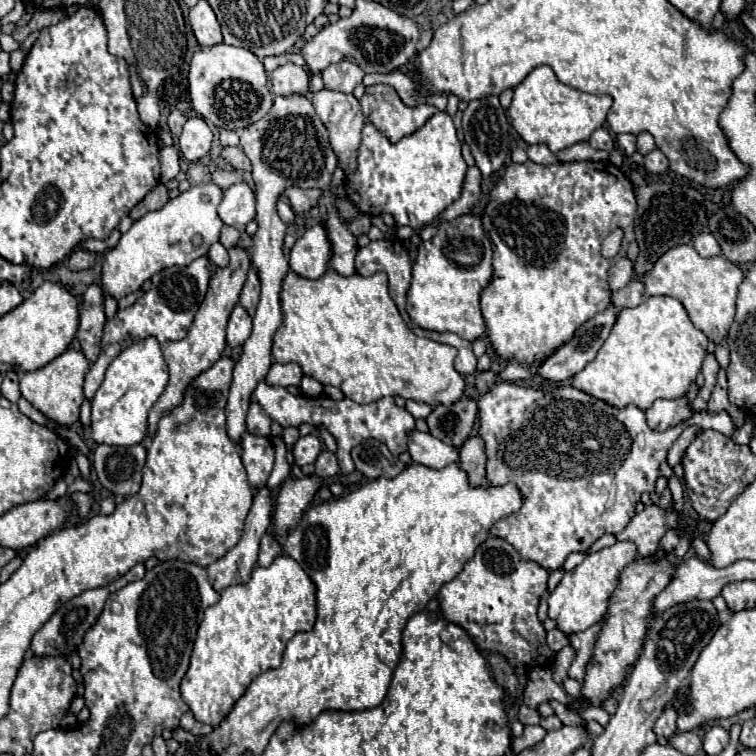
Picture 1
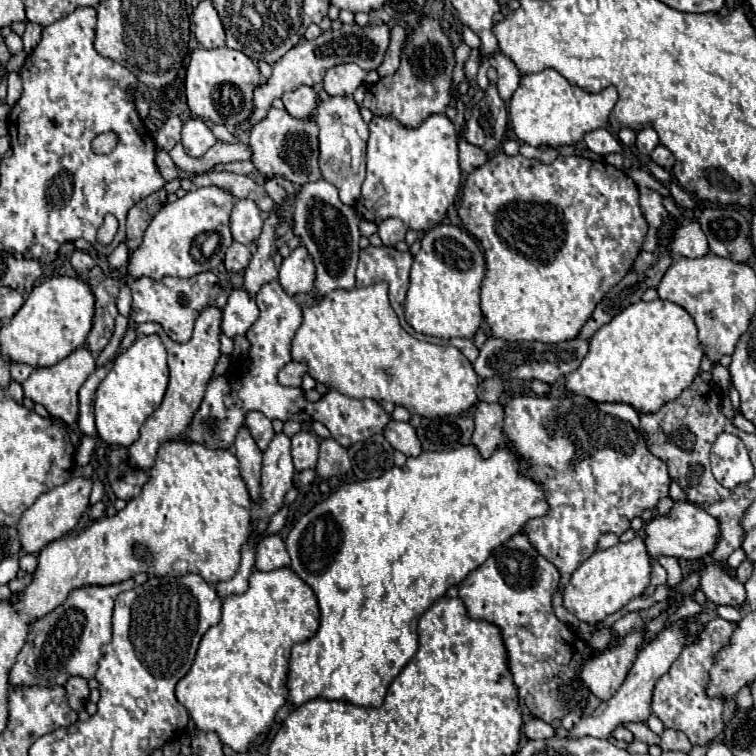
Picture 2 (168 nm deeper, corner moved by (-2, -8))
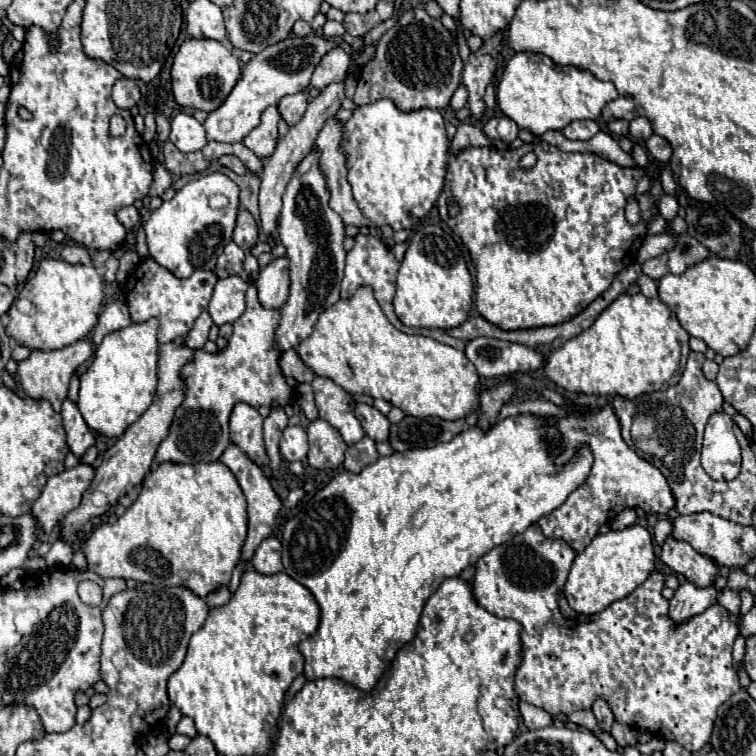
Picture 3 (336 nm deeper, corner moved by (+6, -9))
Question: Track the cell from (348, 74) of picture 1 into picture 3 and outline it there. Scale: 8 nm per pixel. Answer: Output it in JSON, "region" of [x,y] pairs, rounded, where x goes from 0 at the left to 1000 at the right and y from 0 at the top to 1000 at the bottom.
{"region":[[[442,62],[418,86],[410,112],[418,115],[418,118],[429,118],[431,112],[437,112],[442,107],[452,107],[458,102],[458,97],[460,97],[460,89],[463,89],[460,70],[455,65],[450,65],[450,62]]]}

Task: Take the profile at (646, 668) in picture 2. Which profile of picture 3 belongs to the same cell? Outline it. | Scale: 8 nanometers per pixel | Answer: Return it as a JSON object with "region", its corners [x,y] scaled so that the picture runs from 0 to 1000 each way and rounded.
{"region":[[[905,769],[886,792],[886,816],[894,824],[902,824],[910,816],[926,813],[929,808],[947,798],[947,784],[950,782],[944,774],[923,776],[915,769]]]}

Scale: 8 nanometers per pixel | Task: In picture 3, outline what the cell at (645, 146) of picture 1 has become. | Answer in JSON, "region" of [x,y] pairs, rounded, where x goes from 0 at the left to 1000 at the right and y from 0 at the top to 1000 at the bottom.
{"region":[[[841,155],[833,160],[833,181],[844,189],[852,189],[862,179],[862,165],[854,155]]]}

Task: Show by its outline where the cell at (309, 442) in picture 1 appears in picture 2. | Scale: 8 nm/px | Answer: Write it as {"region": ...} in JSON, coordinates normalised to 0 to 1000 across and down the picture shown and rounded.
{"region":[[[397,571],[386,579],[386,606],[392,624],[418,619],[421,608],[421,579],[413,571]]]}

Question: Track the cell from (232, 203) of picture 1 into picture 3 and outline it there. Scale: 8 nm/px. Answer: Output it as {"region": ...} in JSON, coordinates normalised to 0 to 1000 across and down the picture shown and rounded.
{"region":[[[317,271],[315,292],[312,292],[312,303],[310,303],[310,321],[315,327],[320,327],[323,332],[331,332],[336,327],[339,316],[341,316],[341,298],[339,298],[336,287],[328,282],[328,276]]]}

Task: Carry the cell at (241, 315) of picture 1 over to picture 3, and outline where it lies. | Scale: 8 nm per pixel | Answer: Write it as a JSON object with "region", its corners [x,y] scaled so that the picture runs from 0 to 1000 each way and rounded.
{"region":[[[315,364],[288,369],[275,403],[275,414],[286,430],[310,427],[323,414],[325,382],[328,382],[328,374]]]}

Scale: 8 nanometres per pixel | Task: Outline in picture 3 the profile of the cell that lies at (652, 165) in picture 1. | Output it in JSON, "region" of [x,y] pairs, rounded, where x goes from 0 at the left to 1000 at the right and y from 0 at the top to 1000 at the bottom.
{"region":[[[868,176],[854,187],[854,197],[857,197],[857,202],[862,202],[865,210],[870,210],[876,216],[881,216],[886,210],[886,205],[889,205],[886,189],[878,181],[868,179]]]}

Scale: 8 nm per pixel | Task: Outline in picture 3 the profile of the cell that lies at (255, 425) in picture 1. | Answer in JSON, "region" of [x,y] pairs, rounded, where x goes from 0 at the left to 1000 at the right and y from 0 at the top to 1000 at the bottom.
{"region":[[[312,533],[304,549],[304,583],[315,589],[328,607],[333,607],[349,628],[357,634],[360,620],[354,615],[352,589],[347,578],[347,552],[344,546],[328,533]]]}

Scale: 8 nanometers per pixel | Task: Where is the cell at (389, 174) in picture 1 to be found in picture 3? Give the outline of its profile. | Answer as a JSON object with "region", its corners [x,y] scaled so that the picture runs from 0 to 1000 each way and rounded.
{"region":[[[500,131],[489,139],[471,142],[452,171],[452,202],[458,202],[466,258],[481,287],[497,300],[516,298],[521,306],[545,303],[545,298],[566,284],[587,247],[590,218],[595,210],[593,194],[595,187],[587,171],[587,157],[577,144],[550,144],[537,149],[529,147],[516,131]]]}

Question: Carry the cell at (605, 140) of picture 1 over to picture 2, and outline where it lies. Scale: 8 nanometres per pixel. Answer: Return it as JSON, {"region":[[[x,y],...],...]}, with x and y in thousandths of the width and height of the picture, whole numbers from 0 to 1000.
{"region":[[[799,169],[778,175],[772,180],[772,190],[794,206],[802,206],[802,204],[810,204],[810,201],[823,201],[823,190],[817,188],[817,183]]]}

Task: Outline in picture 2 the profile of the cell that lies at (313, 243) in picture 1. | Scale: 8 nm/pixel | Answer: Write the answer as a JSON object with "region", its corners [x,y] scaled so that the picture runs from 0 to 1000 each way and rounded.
{"region":[[[394,325],[376,341],[368,357],[368,373],[384,392],[410,389],[415,384],[415,344],[410,344],[405,328]]]}

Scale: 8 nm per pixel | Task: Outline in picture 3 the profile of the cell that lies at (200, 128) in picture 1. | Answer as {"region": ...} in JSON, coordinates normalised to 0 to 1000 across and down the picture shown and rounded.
{"region":[[[235,149],[228,160],[225,160],[225,187],[241,200],[241,202],[251,202],[251,200],[262,200],[272,192],[272,173],[270,165],[262,163],[251,149]]]}

